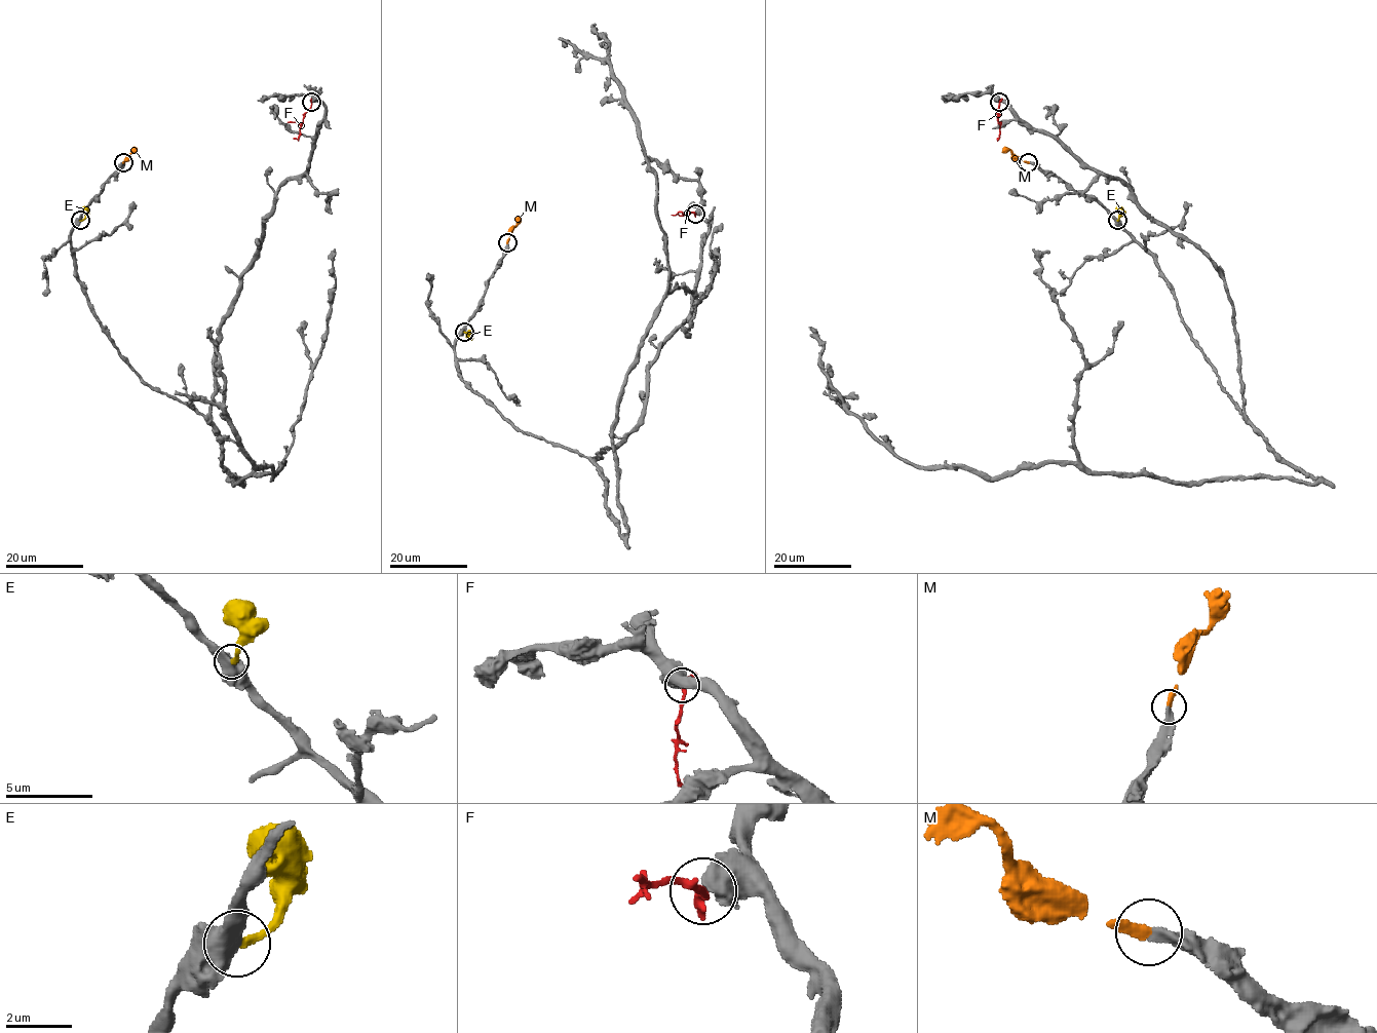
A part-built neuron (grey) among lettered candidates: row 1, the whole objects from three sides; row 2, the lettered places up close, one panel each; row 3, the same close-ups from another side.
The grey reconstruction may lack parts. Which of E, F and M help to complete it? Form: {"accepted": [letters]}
{"accepted": ["M"]}

